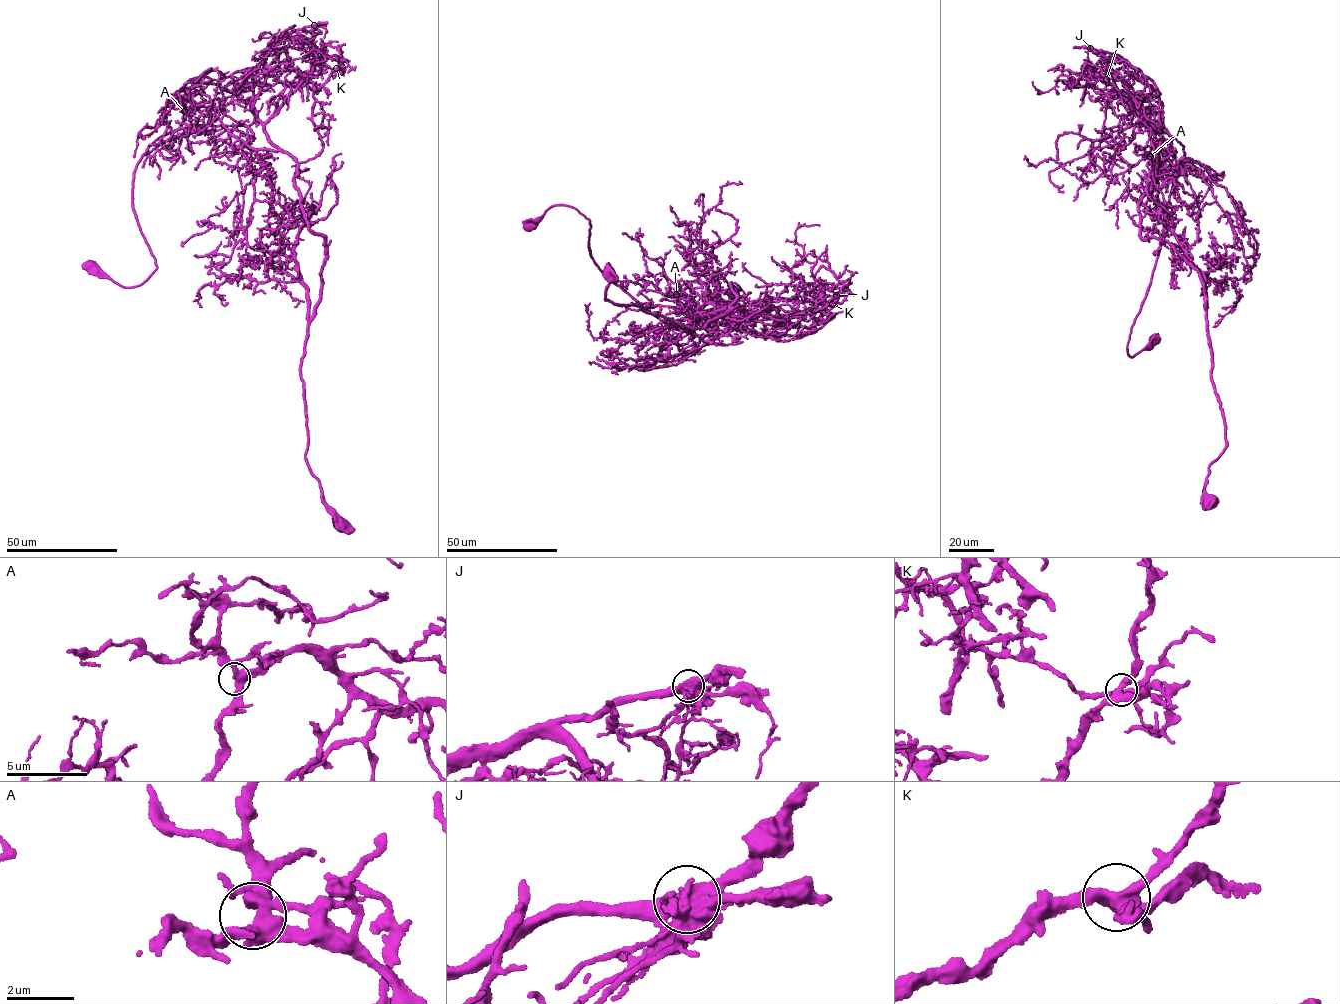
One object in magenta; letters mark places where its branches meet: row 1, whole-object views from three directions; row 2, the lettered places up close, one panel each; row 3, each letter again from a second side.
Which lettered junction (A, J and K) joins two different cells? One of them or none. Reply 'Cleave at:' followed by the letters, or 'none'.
Cleave at: J

